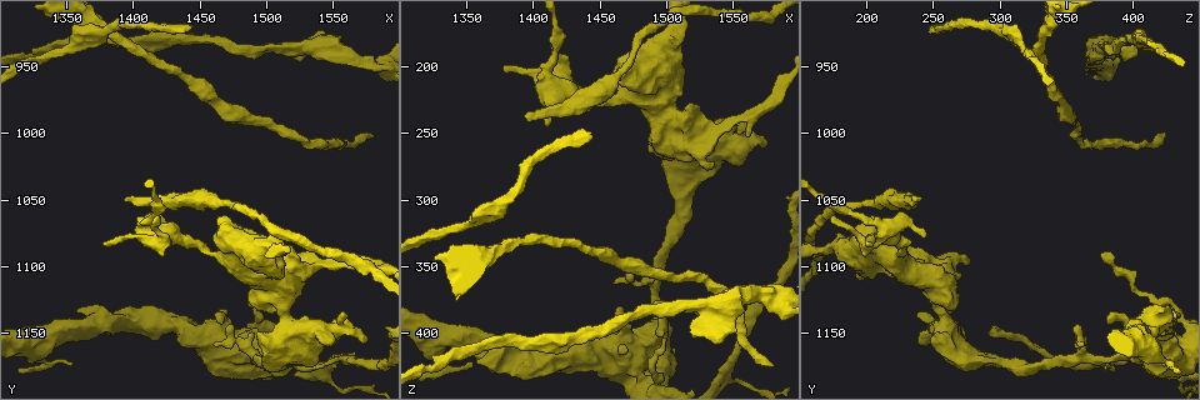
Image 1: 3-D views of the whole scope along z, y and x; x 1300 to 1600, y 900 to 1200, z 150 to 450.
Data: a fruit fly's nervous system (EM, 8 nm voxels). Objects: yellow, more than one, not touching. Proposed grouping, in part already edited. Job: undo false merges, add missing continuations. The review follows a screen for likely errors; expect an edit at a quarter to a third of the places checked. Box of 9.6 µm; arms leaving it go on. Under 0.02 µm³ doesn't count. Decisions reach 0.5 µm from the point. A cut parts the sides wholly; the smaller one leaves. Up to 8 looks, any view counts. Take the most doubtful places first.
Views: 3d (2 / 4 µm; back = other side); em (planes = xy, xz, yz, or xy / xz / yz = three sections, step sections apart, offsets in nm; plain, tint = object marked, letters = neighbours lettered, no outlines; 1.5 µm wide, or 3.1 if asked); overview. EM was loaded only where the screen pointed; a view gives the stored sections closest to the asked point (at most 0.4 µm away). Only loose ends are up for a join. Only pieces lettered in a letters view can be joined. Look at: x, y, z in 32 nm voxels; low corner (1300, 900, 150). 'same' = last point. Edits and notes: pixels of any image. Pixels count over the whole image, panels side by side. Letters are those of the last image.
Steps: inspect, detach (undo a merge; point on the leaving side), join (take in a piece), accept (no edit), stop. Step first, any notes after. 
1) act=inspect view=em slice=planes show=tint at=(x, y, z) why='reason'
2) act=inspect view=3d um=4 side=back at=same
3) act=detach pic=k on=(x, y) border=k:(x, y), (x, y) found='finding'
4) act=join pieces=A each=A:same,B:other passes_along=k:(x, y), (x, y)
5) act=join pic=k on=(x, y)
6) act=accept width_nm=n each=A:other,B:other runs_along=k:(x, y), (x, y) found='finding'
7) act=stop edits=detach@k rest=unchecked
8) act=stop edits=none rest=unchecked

act=inspect view=em slice=xz step=8 show=letters at=(1442, 920, 252) why='free end'

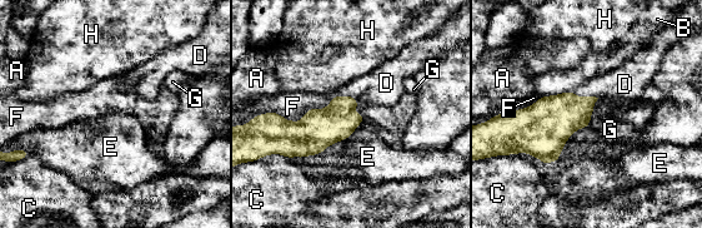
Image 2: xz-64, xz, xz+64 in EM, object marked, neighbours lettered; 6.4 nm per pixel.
act=join pieces=D each=A:other,B:other,C:other,D:same,E:other,F:other,G:other,H:other found='it goes on there'

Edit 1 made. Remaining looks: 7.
act=inspect view=3d um=4 side=back at=(1580, 1004, 424)

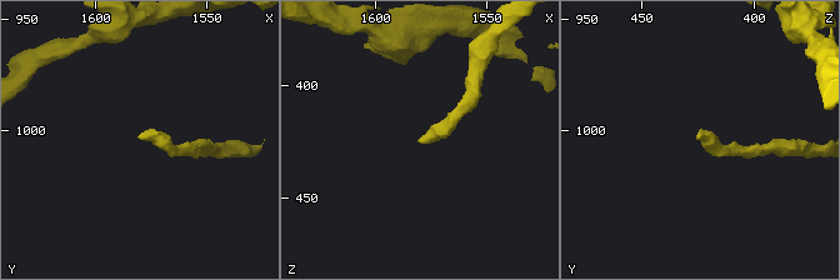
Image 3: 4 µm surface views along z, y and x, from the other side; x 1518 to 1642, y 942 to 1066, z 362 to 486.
act=inspect view=em slice=planes show=letters at=(1581, 1002, 426)

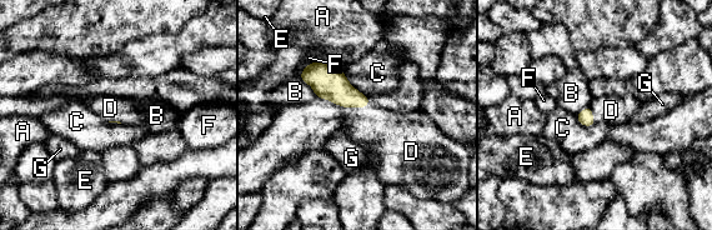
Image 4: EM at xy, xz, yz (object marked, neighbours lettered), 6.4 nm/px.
act=join pieces=D longest_contact=C:220nm each=A:other,B:other,C:other,D:same,E:other,F:other,G:other passes_along=4:(329, 83), (355, 106), (382, 134) found='it goes on there'

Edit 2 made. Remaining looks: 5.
act=stop edits=join@2,join@4 rest=unchecked

